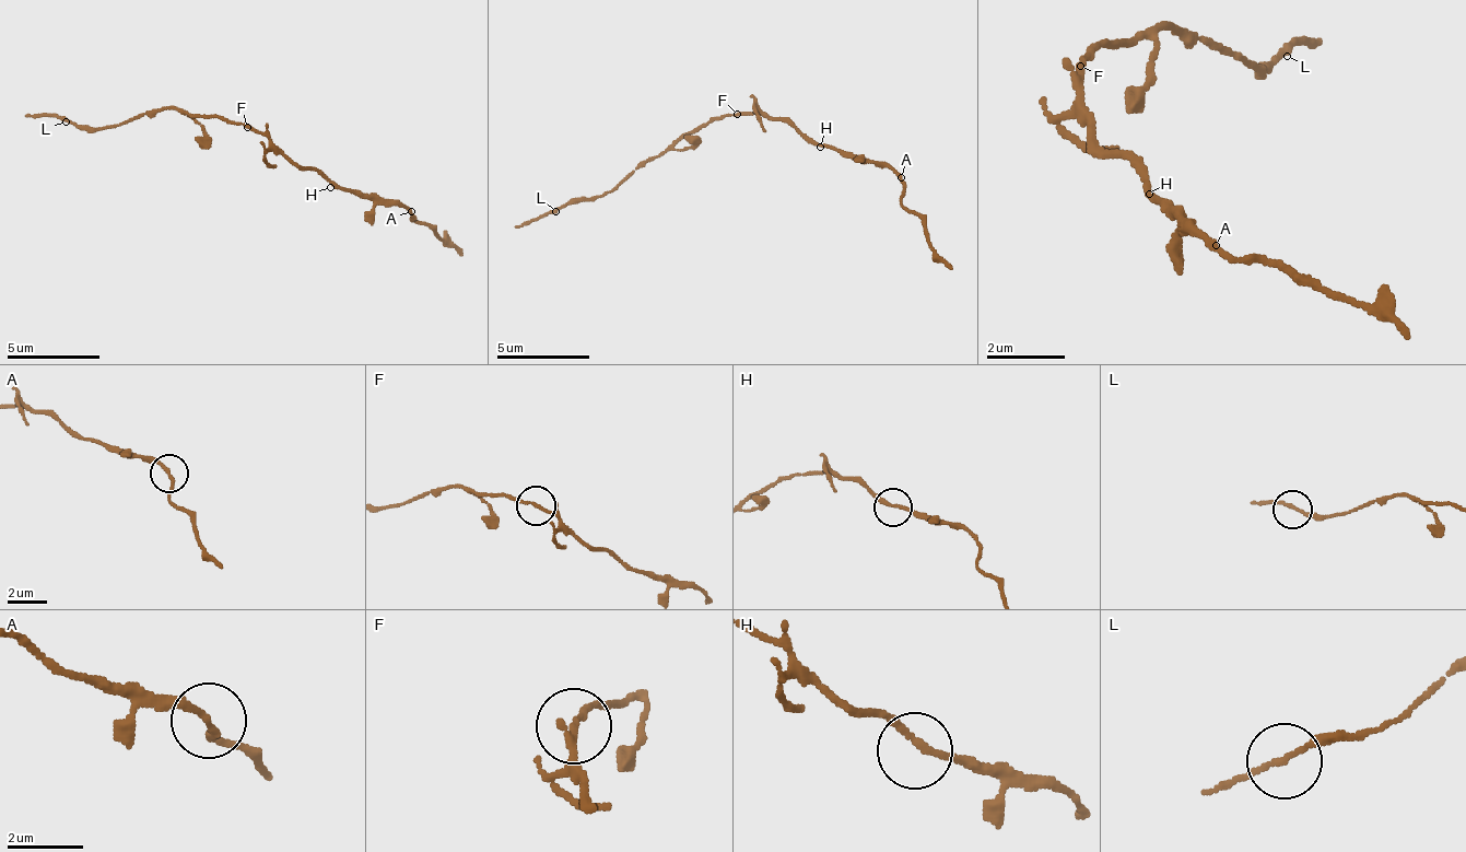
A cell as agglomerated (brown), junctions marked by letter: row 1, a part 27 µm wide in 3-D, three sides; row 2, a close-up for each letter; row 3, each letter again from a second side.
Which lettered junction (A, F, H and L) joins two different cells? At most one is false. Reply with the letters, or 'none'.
A

